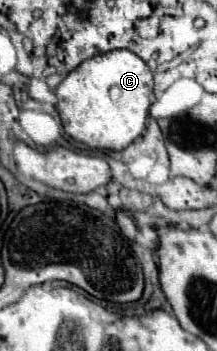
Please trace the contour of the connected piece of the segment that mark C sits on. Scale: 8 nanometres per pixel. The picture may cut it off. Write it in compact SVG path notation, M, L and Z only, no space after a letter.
M113 50L77 66L55 90L63 130L97 150L123 150L141 136L153 96L153 74L131 50Z

